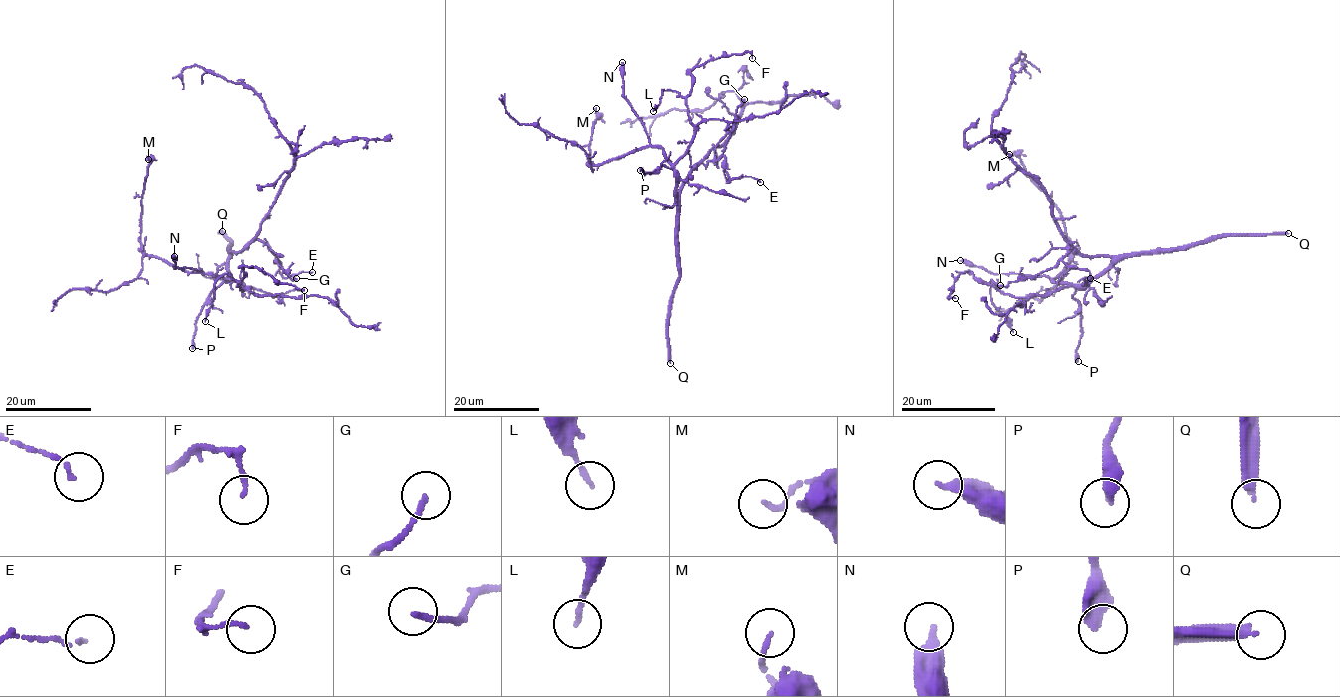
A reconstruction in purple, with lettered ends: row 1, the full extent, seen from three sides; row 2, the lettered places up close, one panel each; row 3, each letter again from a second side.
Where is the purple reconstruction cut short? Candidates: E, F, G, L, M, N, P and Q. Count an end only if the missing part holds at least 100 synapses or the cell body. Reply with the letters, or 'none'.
Q

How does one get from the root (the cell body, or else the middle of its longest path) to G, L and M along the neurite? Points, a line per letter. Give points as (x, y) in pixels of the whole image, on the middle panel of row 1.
G: (689, 172), (700, 163), (715, 161), (723, 154), (737, 108), (744, 99)
L: (689, 172), (678, 201), (674, 163), (694, 134), (686, 100), (675, 91), (661, 90), (660, 102), (653, 111)
M: (689, 172), (678, 201), (672, 163), (659, 147), (642, 146), (602, 163), (588, 162), (596, 108)

